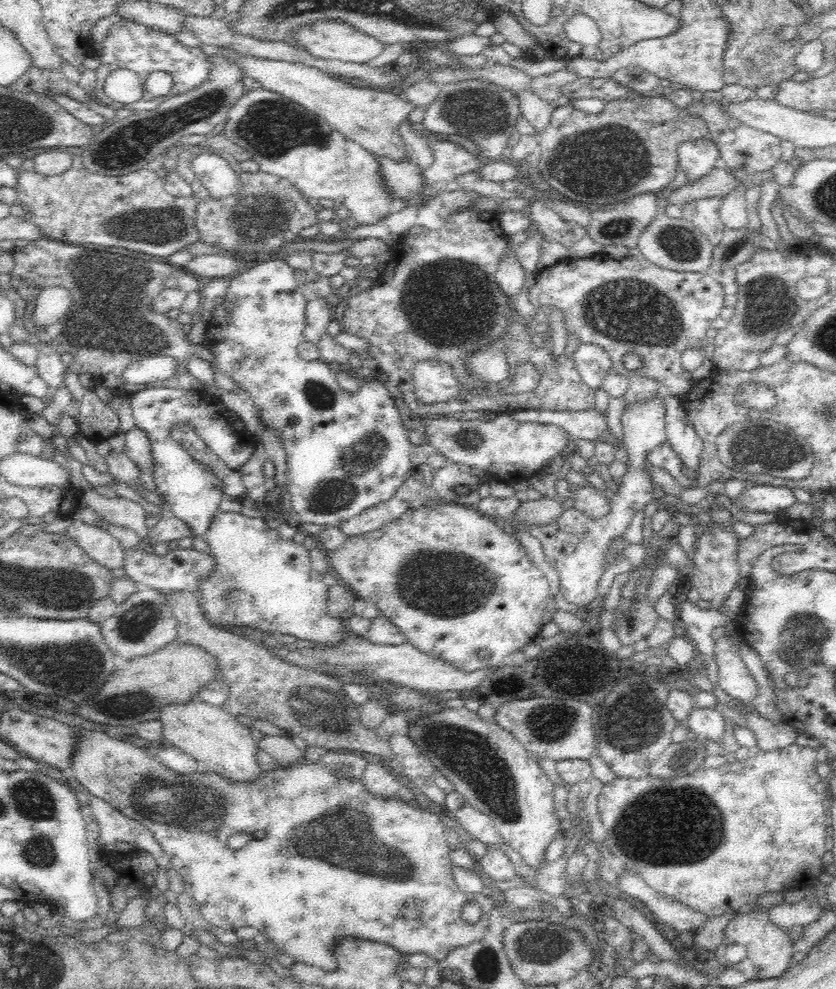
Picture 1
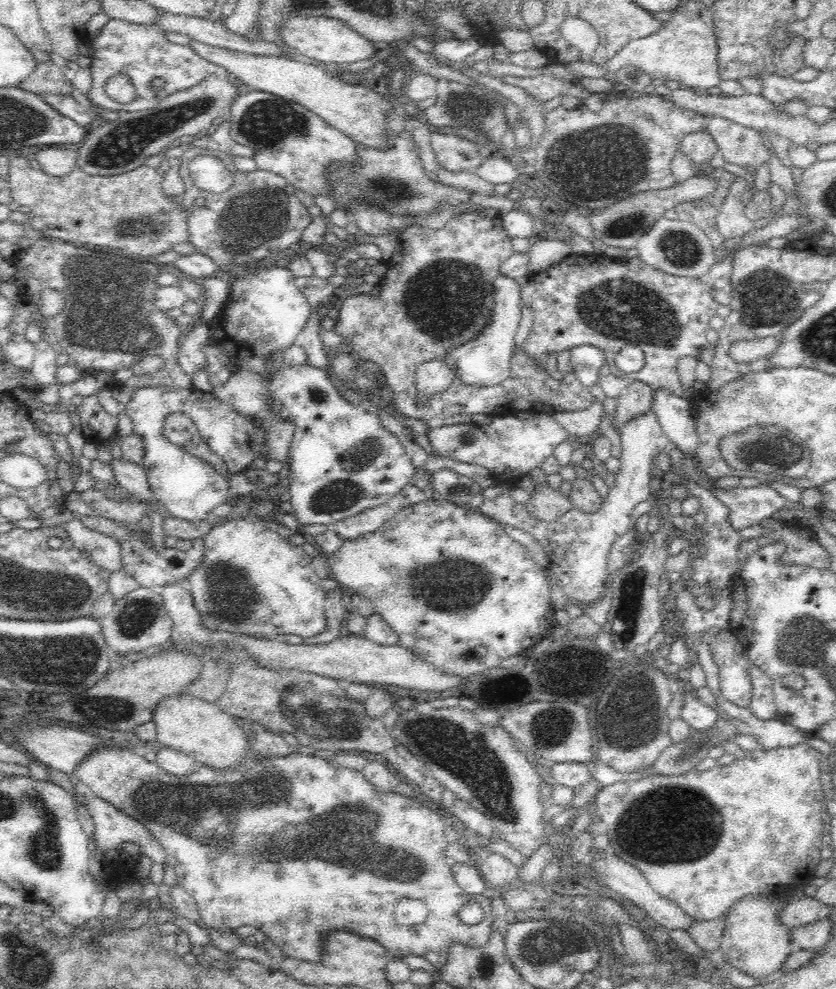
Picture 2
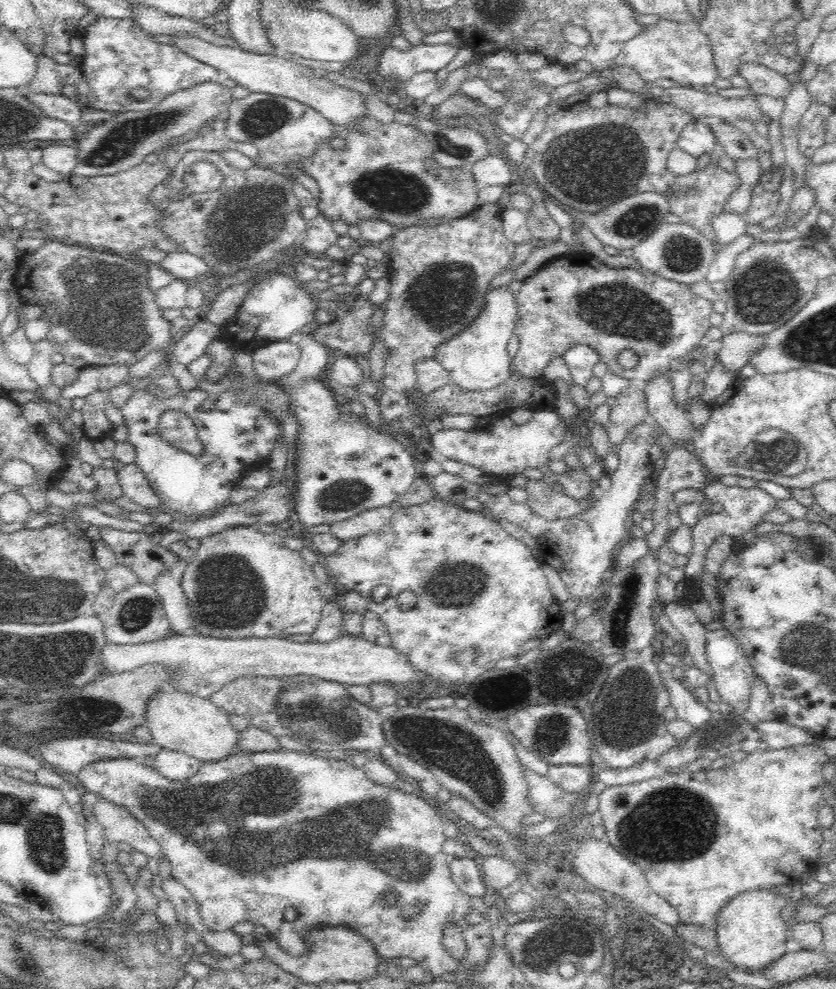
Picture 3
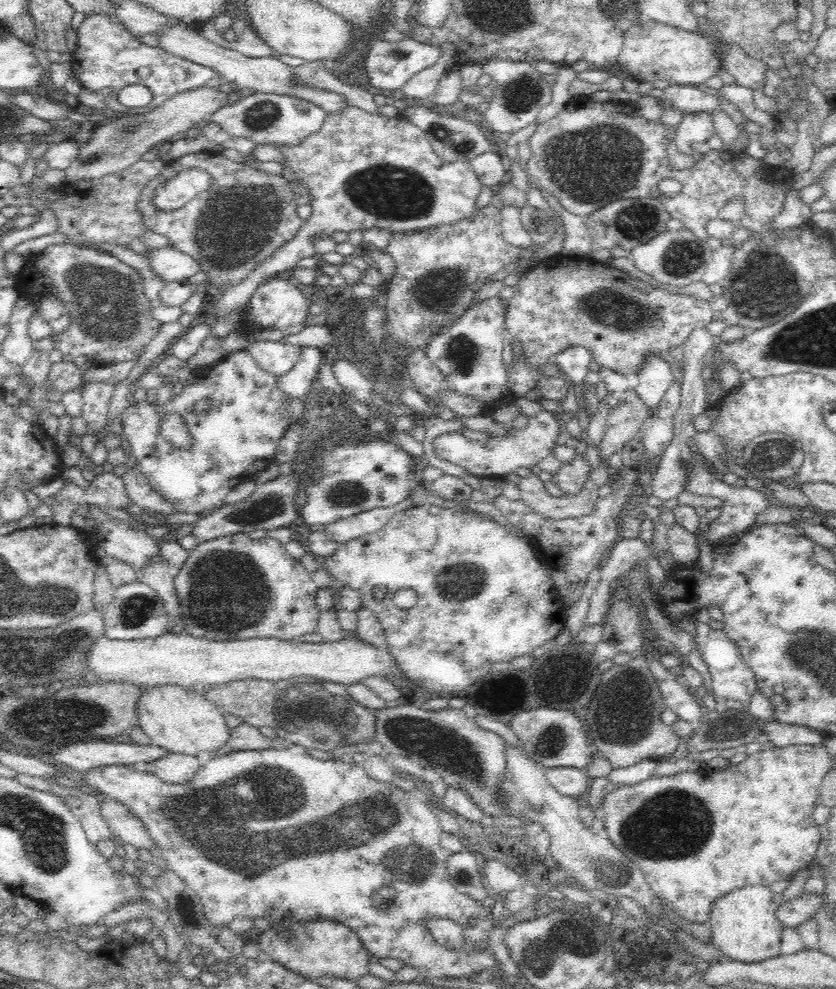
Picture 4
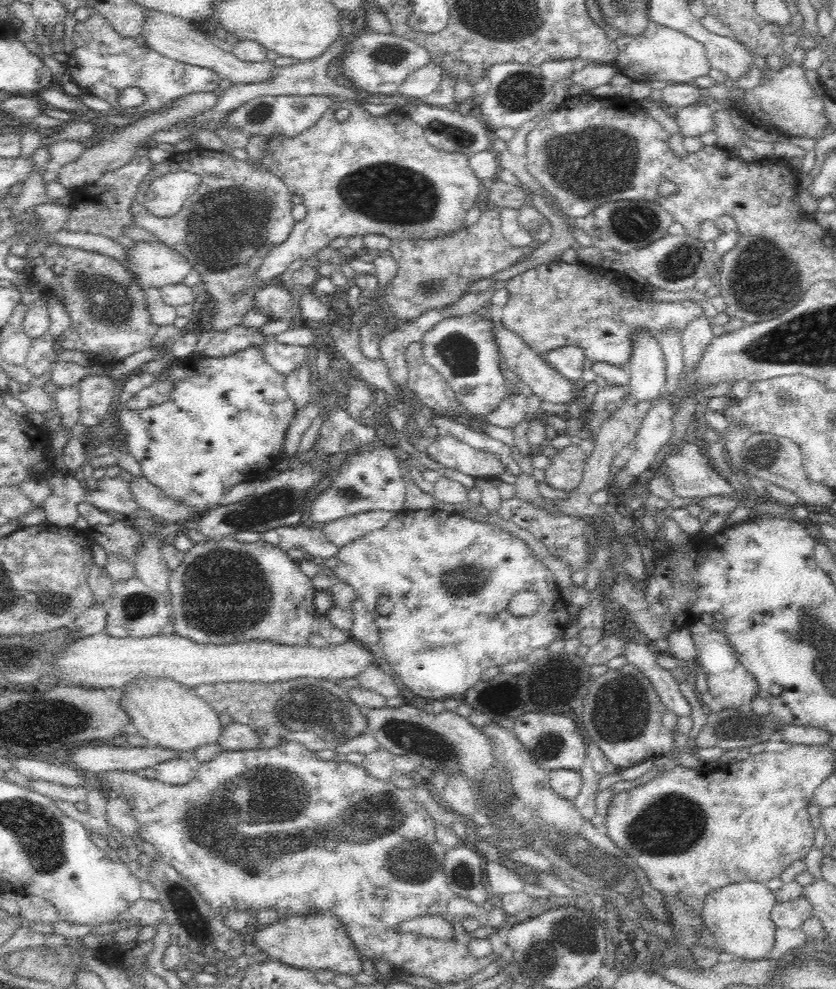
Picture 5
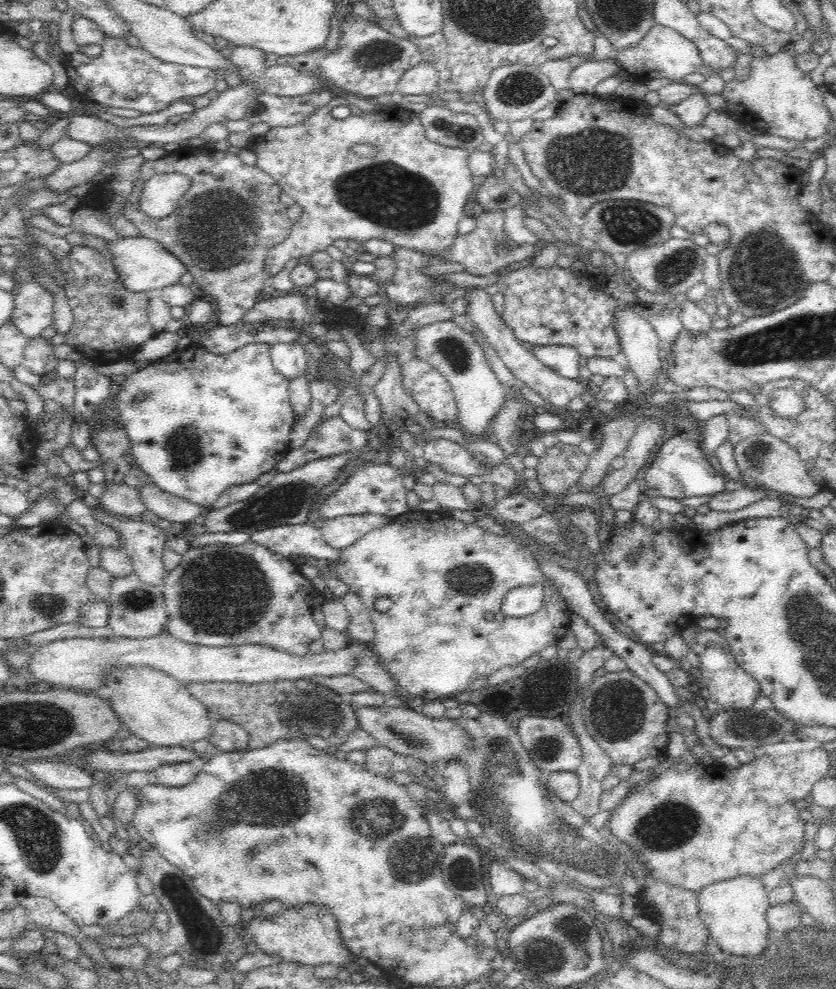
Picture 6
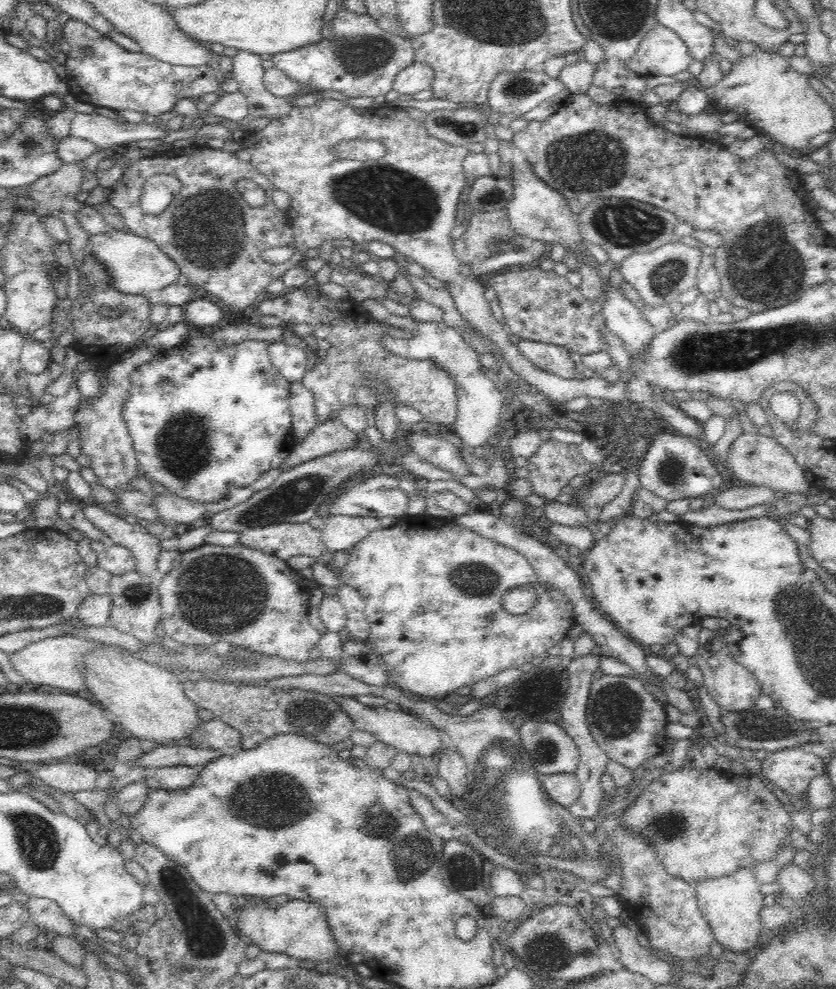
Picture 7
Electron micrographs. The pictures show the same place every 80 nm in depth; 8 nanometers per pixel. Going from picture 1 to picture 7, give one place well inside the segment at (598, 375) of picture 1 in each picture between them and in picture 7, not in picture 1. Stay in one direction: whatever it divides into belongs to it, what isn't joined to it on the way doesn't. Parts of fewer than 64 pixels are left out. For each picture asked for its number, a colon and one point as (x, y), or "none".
2: (586, 360)
3: (581, 359)
4: (575, 362)
5: (569, 361)
6: (565, 360)
7: (556, 359)

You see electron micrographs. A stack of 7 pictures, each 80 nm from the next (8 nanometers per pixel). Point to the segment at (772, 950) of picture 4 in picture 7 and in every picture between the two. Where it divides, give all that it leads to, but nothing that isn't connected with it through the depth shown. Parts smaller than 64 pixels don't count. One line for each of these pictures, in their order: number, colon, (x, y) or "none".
5: (739, 916)
6: (735, 911)
7: (732, 905)

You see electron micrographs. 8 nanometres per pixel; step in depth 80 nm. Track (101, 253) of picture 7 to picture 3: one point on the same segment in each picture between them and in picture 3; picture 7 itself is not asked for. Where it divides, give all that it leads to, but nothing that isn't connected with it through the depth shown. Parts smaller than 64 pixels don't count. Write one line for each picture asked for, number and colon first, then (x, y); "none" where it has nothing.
3: (182, 265)
4: (169, 264)
5: (153, 265)
6: (144, 265)

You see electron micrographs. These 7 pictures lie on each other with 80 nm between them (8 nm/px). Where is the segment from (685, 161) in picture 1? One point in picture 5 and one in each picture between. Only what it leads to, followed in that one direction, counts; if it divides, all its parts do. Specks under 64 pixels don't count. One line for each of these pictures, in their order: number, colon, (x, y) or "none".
2: (699, 147)
3: (696, 139)
4: (696, 128)
5: (694, 121)

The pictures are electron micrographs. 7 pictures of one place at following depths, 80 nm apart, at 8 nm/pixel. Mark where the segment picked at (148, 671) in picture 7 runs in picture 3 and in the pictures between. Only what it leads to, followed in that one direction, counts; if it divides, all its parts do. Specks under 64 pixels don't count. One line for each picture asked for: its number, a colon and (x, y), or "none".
3: (182, 722)
4: (179, 721)
5: (170, 716)
6: (155, 707)

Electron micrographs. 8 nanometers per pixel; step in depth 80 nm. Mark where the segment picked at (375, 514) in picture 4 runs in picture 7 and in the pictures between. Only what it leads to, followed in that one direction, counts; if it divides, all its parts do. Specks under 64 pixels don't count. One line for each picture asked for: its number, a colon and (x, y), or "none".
5: (344, 530)
6: (341, 532)
7: (339, 533)

